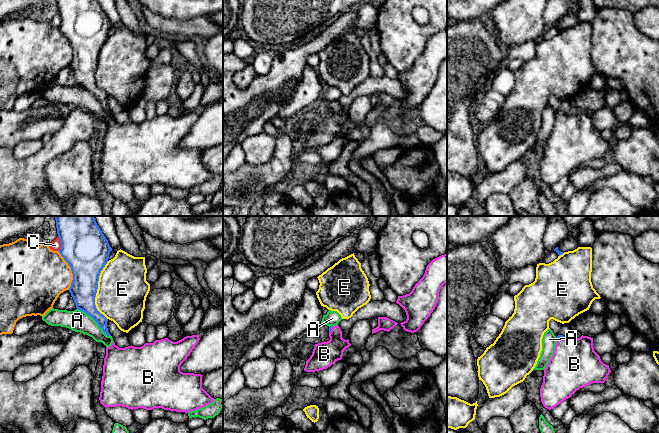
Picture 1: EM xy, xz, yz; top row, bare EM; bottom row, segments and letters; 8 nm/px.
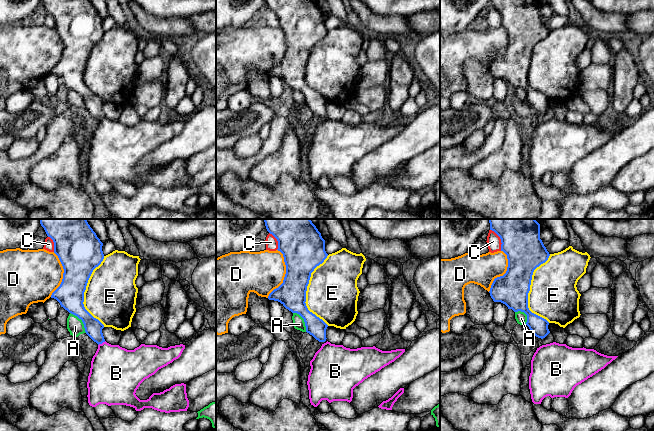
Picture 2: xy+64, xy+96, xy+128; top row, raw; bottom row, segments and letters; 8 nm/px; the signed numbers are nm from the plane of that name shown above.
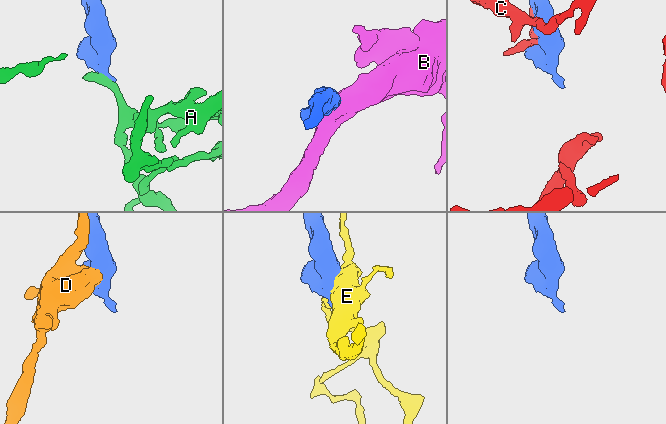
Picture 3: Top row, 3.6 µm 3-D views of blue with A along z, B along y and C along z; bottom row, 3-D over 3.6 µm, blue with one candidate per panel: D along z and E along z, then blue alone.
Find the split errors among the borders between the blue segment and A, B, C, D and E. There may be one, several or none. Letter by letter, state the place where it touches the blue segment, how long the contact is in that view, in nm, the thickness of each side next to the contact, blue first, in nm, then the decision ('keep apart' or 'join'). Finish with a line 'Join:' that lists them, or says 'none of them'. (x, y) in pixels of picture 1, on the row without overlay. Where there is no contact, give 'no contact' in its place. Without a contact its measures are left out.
A: xy (95, 96) | 340 nm | 190/170 nm | keep apart
B: yz (560, 114) | 70 nm | 30/380 nm | join
C: xy (61, 19) | 120 nm | 380/90 nm | keep apart
D: xy (71, 46) | 320 nm | 380/420 nm | keep apart
E: xy (96, 66) | 480 nm | 280/400 nm | keep apart
Join: B

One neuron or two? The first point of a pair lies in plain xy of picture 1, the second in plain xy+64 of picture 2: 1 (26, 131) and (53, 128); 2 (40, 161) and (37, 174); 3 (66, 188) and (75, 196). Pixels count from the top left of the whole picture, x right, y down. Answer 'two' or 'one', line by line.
1: two
2: two
3: two

